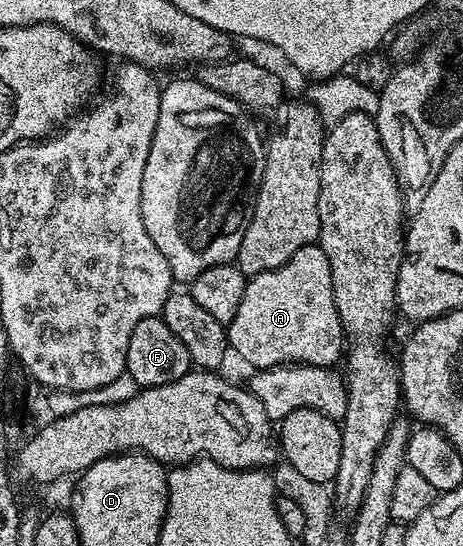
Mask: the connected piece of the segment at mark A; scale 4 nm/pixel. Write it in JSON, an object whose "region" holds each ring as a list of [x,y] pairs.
{"region":[[[319,245],[303,247],[273,271],[248,279],[234,321],[226,324],[228,345],[252,369],[309,363],[332,367],[346,351],[344,326],[334,305],[330,261]]]}

